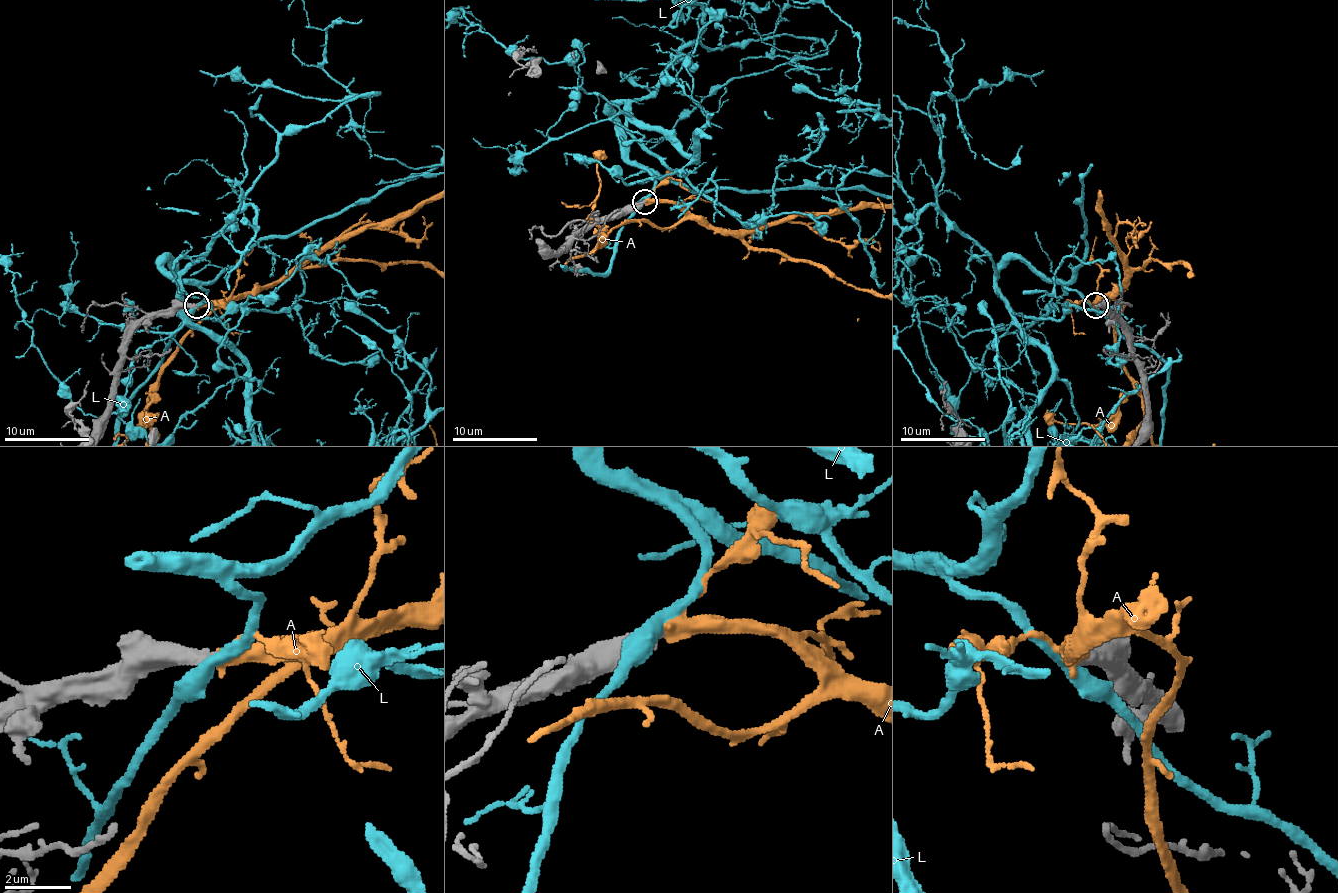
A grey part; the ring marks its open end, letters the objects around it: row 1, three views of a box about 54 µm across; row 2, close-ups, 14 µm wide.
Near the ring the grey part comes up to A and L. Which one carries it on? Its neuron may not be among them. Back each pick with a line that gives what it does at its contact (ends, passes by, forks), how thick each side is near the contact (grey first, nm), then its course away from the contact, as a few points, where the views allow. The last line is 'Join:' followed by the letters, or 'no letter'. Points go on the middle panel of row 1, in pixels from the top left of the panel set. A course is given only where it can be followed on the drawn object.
A: it passes by | 480/380 nm
Join: A

